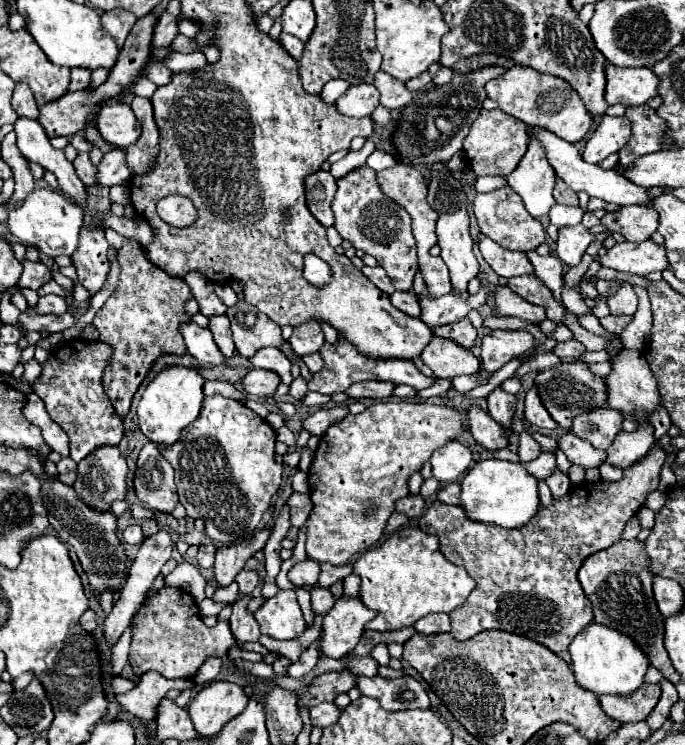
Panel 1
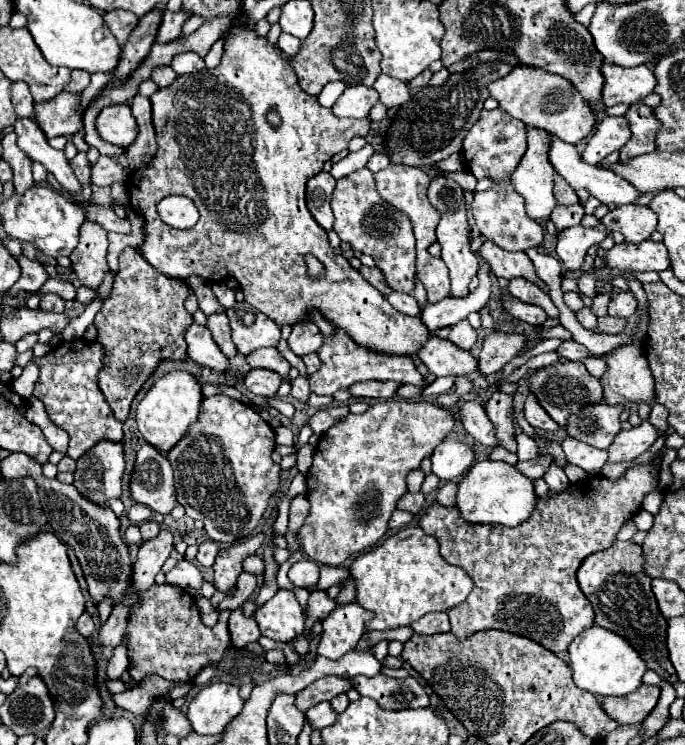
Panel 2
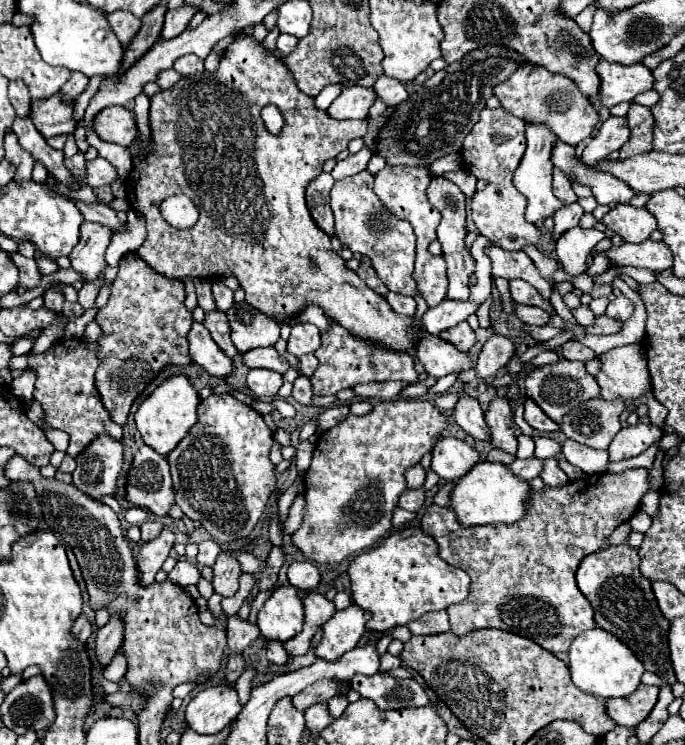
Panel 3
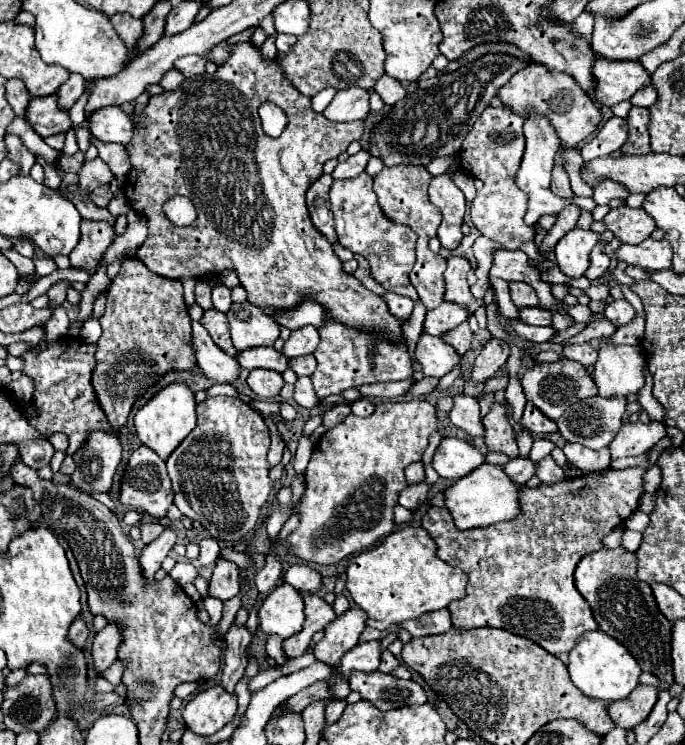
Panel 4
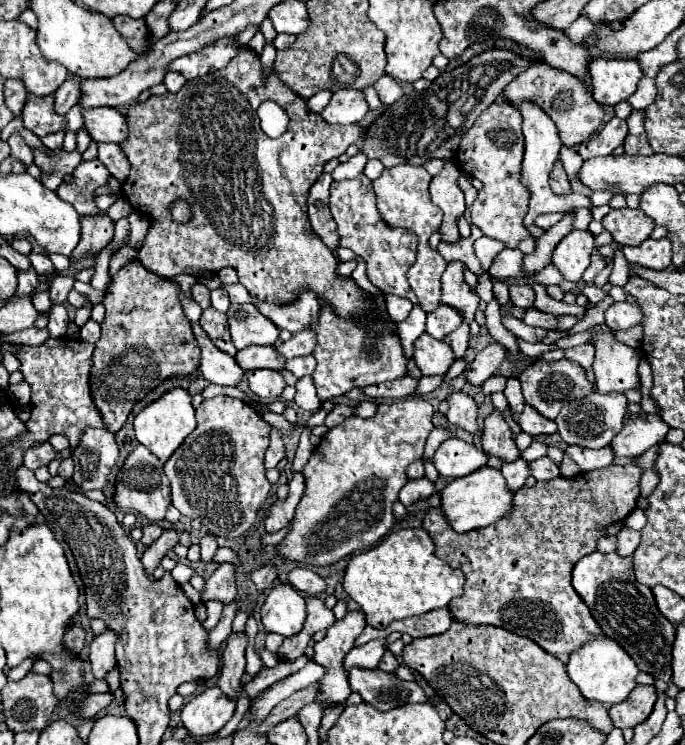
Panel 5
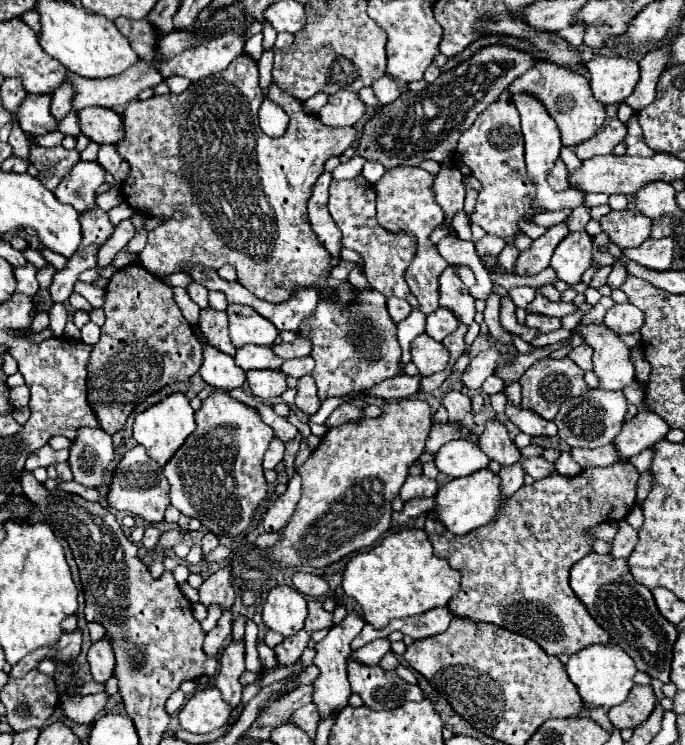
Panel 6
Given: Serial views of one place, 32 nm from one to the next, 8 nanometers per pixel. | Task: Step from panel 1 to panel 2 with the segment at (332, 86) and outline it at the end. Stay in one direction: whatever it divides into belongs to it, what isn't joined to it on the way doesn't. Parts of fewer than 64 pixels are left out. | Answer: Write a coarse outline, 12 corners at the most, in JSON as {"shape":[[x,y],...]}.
{"shape":[[330,82],[318,94],[322,106],[332,106],[348,84]]}

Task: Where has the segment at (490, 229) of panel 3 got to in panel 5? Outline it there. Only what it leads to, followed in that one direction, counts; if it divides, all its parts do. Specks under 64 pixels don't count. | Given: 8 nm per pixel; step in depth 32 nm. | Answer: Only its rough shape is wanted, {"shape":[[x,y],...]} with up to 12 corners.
{"shape":[[488,106],[460,142],[458,168],[484,186],[472,224],[516,248],[520,186],[522,116]]}

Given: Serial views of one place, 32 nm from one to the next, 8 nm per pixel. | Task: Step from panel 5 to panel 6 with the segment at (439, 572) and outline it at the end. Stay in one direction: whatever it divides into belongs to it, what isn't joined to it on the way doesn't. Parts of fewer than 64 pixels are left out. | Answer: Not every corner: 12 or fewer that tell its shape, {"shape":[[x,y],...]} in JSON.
{"shape":[[426,532],[390,534],[346,564],[364,620],[446,606],[462,574]]}

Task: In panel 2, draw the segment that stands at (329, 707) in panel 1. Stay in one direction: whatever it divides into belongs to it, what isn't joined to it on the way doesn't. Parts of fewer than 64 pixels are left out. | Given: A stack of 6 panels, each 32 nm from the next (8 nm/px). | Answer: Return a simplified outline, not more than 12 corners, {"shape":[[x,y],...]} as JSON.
{"shape":[[330,702],[306,712],[312,728],[326,728],[338,720]]}

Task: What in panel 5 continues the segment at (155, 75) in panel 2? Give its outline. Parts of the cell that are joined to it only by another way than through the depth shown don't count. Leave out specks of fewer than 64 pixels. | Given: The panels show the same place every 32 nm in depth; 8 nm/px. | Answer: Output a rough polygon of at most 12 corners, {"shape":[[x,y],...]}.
{"shape":[[166,72],[162,84],[168,92],[178,92],[186,78],[178,72]]}

